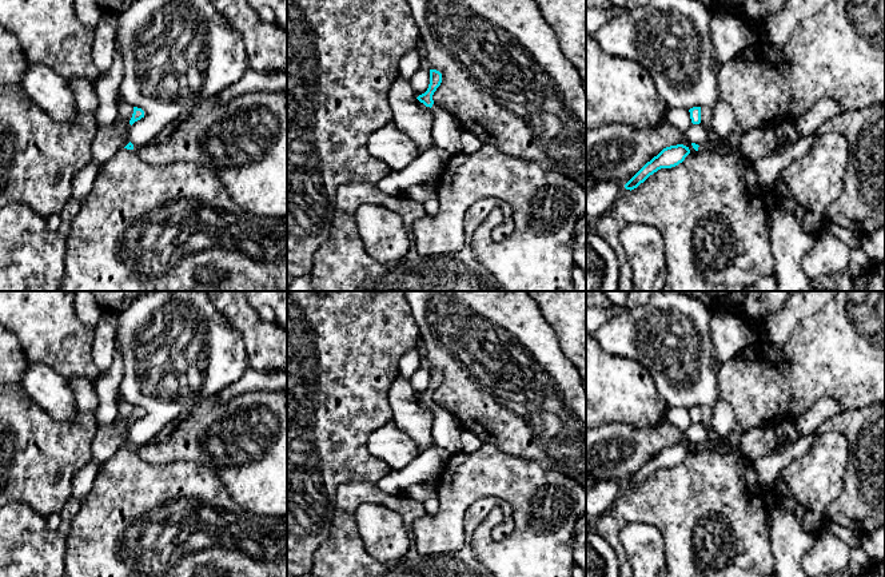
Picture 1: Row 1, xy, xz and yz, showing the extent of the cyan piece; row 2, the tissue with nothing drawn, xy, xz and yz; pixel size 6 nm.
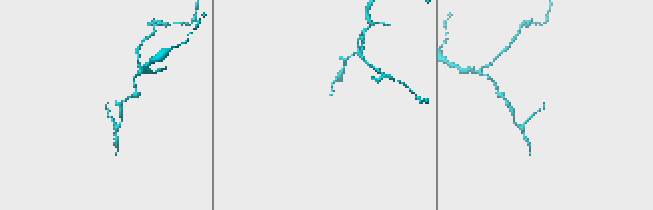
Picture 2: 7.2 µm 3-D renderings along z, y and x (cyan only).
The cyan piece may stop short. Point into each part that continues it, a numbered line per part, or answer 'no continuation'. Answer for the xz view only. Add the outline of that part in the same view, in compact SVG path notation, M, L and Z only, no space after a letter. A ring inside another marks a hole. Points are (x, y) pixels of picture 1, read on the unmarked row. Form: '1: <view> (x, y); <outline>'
1: xz (446, 429); M432 403L431 413L431 433L434 438L434 445L440 446L446 451L449 451L450 455L461 453L461 437L465 430L461 422L449 411L439 407L436 403Z

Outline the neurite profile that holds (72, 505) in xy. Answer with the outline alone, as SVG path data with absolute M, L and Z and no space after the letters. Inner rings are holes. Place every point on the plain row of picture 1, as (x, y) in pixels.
M71 497L60 512L60 517L64 521L71 521L80 509L80 501Z

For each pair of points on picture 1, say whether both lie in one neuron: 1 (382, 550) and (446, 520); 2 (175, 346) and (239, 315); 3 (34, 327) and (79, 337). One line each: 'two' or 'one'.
1: two
2: two
3: one

